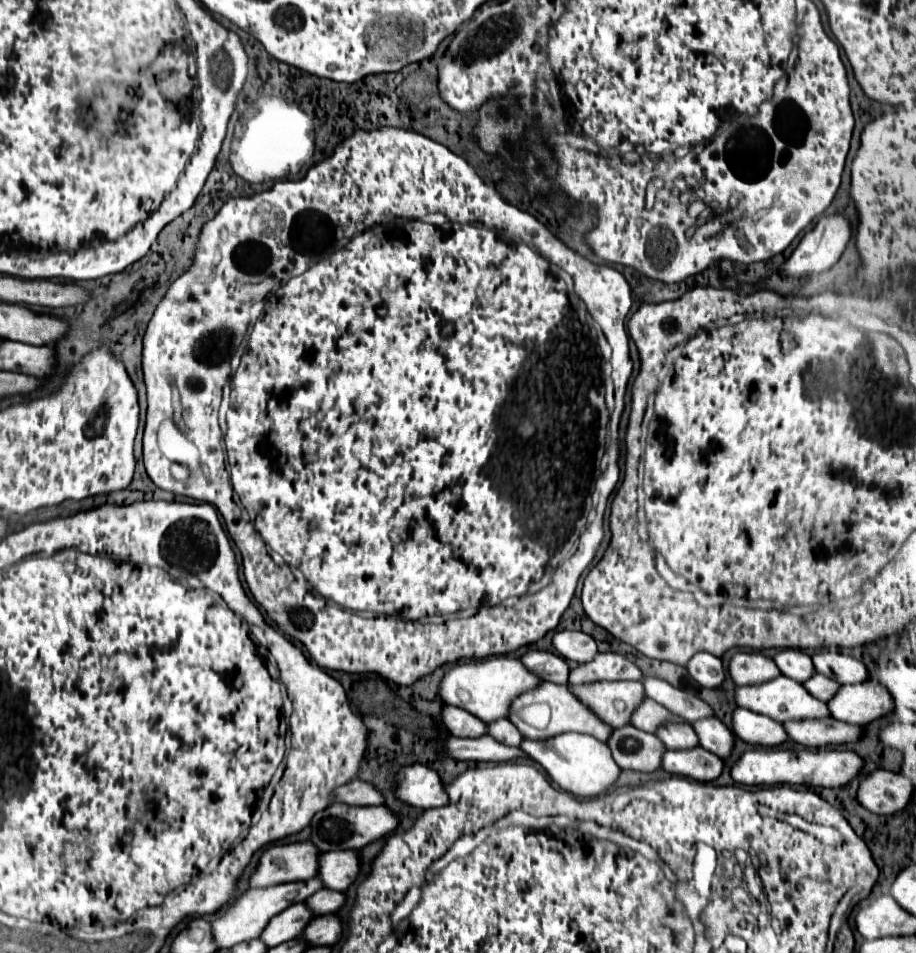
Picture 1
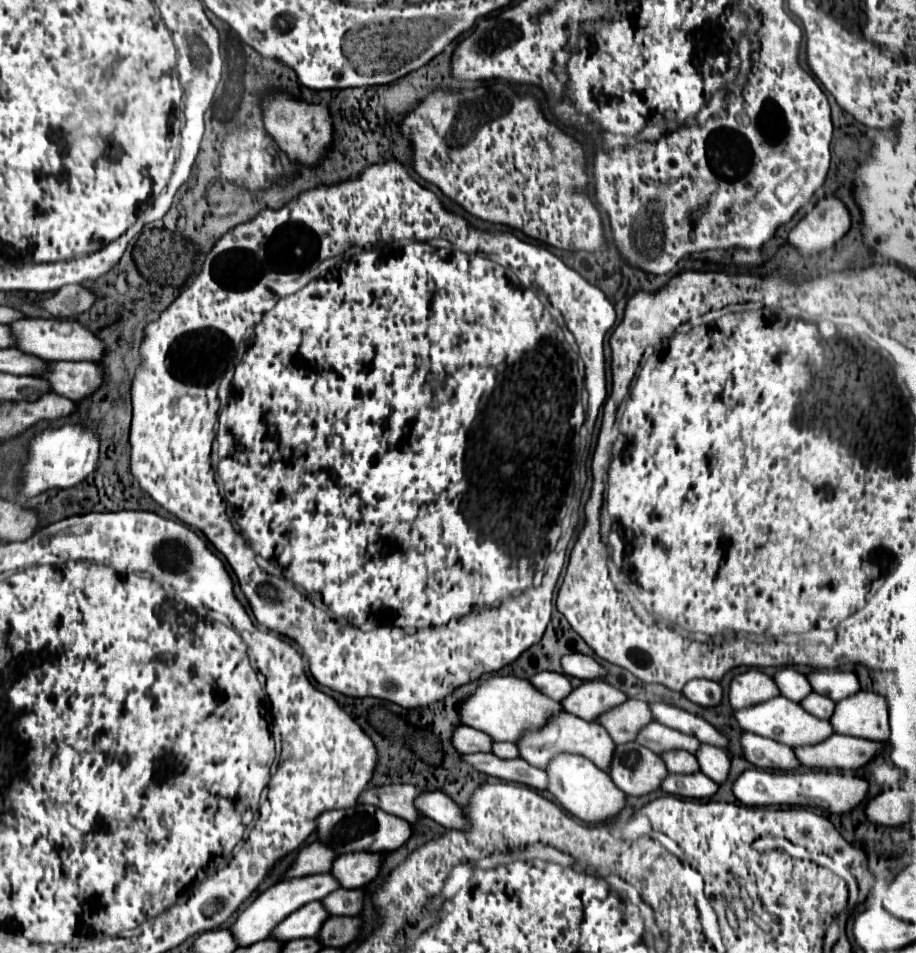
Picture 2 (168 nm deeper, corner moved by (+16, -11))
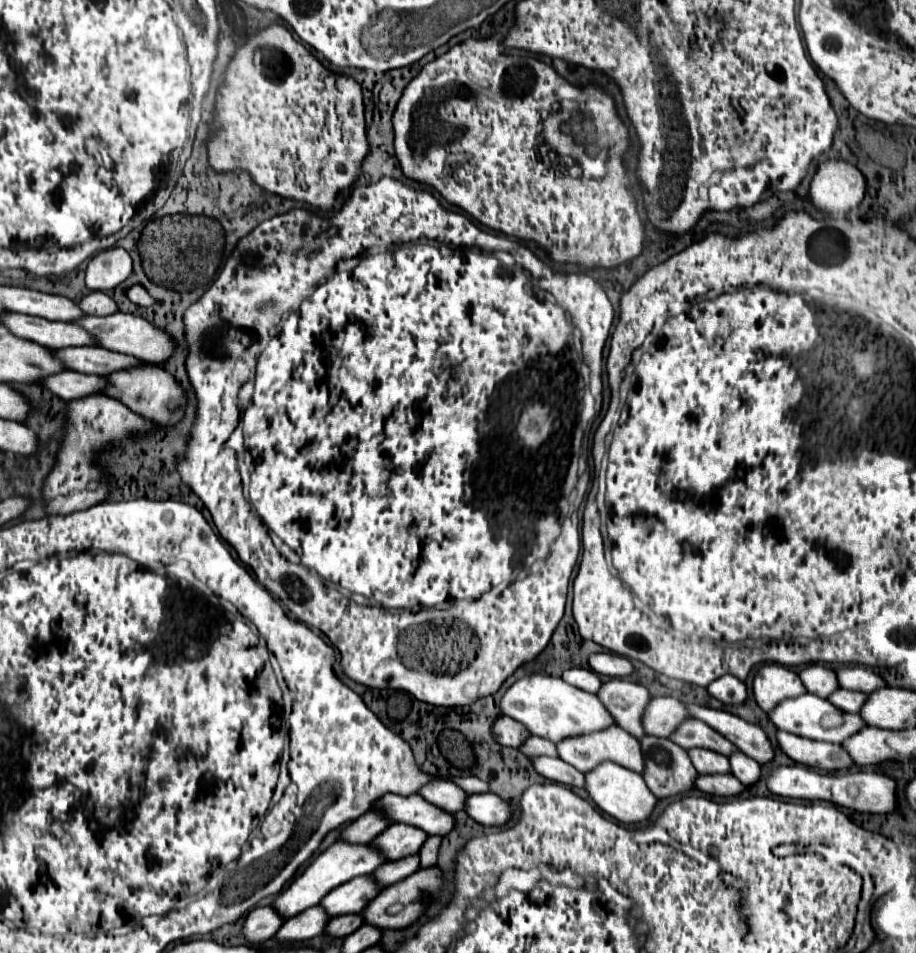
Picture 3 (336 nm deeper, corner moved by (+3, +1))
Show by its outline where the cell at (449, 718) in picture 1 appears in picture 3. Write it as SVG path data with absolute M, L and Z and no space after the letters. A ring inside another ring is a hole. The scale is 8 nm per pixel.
M501 716L497 720L497 724L493 726L493 736L503 746L519 748L529 738L529 730L521 722L517 722L509 716Z

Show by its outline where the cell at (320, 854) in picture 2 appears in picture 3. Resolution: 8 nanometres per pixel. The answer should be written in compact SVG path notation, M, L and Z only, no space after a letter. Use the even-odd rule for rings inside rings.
M367 812L361 818L357 818L355 822L351 822L343 836L349 842L359 842L359 844L369 844L371 840L375 840L385 828L389 828L389 818L383 812Z

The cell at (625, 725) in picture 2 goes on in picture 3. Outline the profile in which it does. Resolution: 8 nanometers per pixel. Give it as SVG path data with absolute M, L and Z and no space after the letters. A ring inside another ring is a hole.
M653 698L651 704L647 706L645 714L643 714L643 726L645 732L651 736L659 736L659 738L669 738L679 724L683 724L685 720L693 718L687 710L687 706L683 702L679 702L677 698Z

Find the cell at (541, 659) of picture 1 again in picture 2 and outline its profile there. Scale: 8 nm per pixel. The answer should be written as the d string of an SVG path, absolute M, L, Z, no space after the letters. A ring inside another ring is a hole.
M538 672L530 678L530 682L536 690L540 690L542 694L546 694L548 698L556 702L560 702L572 690L568 678L558 672Z

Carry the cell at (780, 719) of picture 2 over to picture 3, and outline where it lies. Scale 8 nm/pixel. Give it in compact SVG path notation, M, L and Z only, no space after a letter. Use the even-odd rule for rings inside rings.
M809 692L803 696L797 696L797 698L783 700L773 712L769 712L769 718L779 730L785 730L785 732L791 732L791 734L797 734L803 738L811 738L811 740L833 742L833 744L841 744L843 740L847 740L849 736L857 734L861 728L867 726L859 714L841 712L833 704L829 704L829 700L823 700Z

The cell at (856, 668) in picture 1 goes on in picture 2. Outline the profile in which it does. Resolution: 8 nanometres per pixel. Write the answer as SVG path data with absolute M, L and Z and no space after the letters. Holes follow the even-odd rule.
M812 670L808 674L808 682L814 692L824 694L828 698L842 700L844 696L852 696L852 692L860 690L858 678L854 672L832 672L832 670Z

